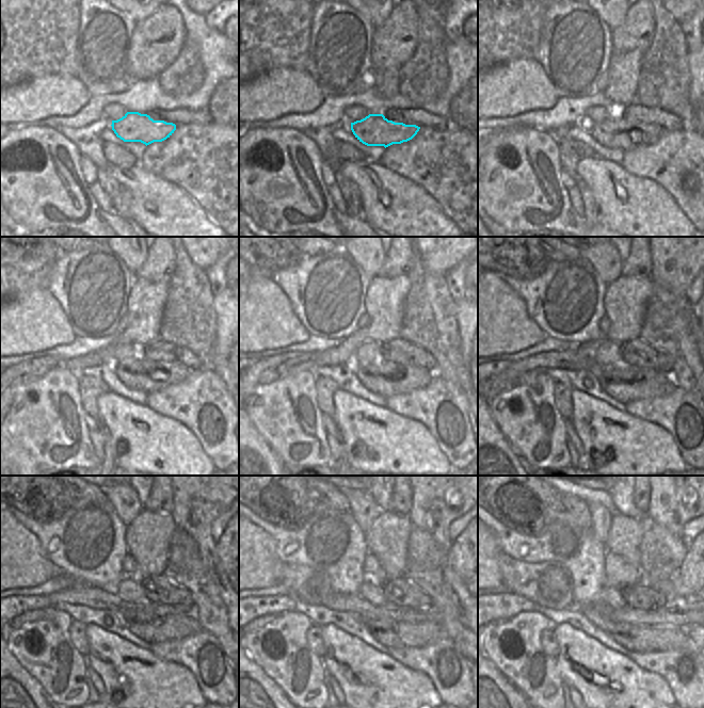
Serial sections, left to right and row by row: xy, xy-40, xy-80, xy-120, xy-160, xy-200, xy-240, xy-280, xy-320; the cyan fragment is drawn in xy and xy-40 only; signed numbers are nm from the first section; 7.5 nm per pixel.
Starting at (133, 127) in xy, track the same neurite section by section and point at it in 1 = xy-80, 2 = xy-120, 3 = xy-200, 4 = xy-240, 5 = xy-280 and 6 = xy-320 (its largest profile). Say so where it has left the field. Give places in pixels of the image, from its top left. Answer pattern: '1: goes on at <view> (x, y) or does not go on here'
1: goes on at xy-80 (616, 132)
2: goes on at xy-120 (148, 376)
3: goes on at xy-200 (625, 383)
4: goes on at xy-240 (156, 623)
5: goes on at xy-280 (389, 632)
6: goes on at xy-320 (634, 637)

